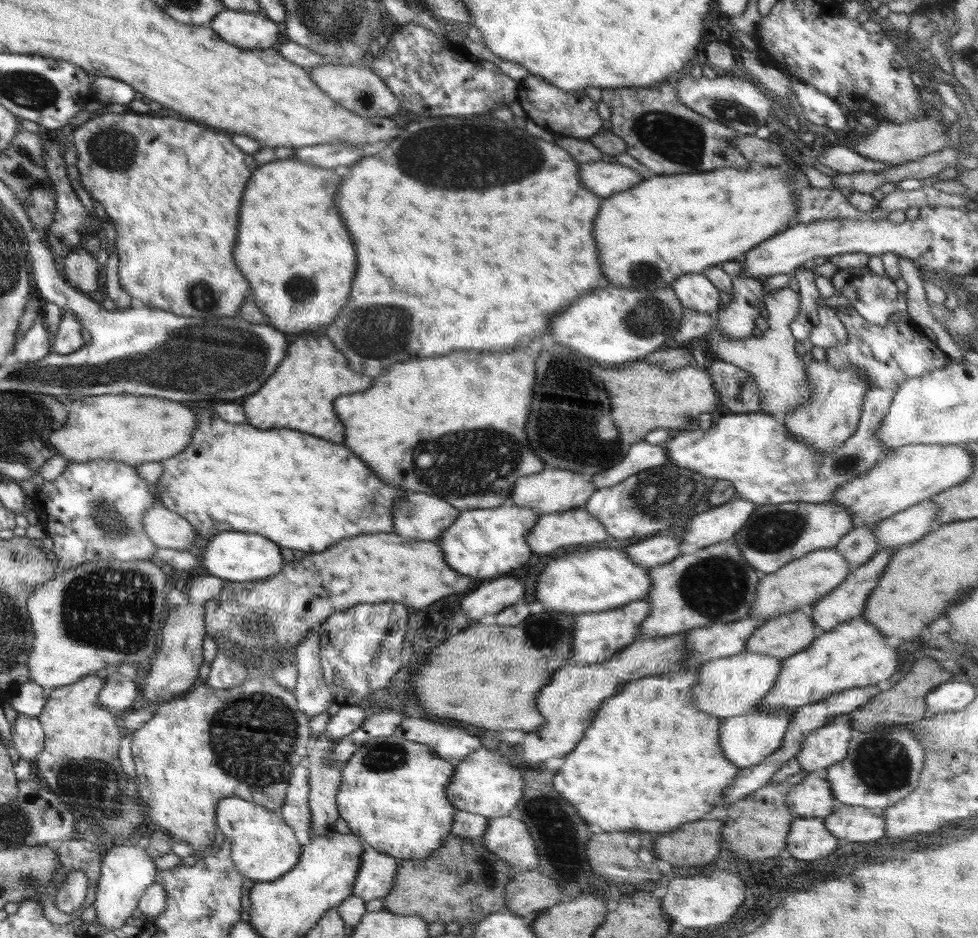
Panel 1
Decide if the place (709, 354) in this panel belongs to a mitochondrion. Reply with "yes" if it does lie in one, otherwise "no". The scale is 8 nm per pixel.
no

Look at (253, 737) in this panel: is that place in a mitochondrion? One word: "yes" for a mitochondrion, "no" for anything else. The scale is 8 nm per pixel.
yes

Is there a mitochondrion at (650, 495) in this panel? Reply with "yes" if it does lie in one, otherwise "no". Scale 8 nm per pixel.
yes

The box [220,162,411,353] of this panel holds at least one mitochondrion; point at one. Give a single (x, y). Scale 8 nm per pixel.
(299, 288)

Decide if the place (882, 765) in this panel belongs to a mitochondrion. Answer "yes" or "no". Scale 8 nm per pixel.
yes

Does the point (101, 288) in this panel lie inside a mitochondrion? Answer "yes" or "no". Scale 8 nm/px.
no

